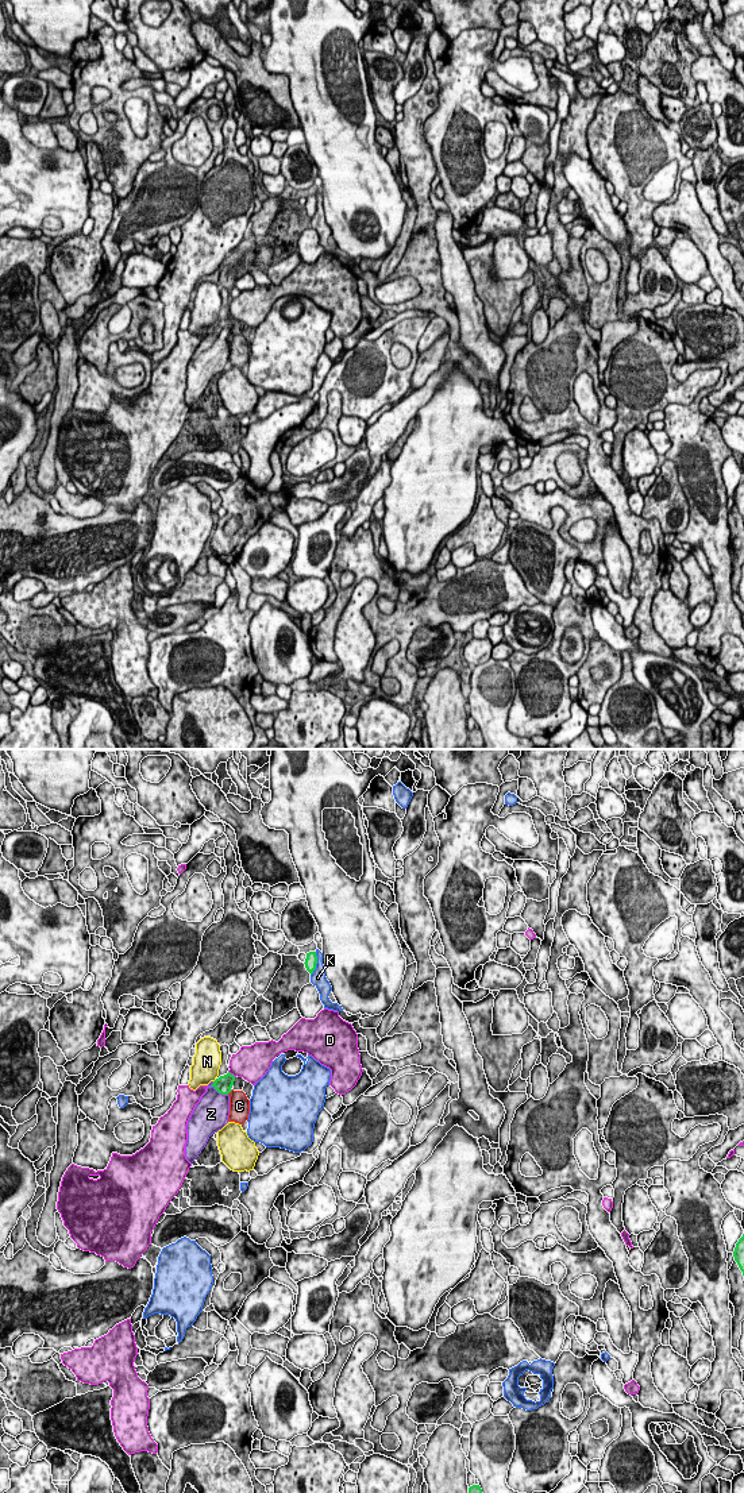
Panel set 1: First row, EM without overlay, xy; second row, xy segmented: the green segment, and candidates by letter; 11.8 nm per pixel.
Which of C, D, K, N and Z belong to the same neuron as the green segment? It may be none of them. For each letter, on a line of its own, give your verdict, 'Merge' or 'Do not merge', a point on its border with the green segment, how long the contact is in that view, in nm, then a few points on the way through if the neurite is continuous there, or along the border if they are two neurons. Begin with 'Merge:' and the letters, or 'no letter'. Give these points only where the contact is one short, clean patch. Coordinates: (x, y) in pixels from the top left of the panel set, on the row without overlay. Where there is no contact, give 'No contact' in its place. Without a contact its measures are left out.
Merge: Z
C: Do not merge. Touches green at xy (230, 335). Shared border 100 nm
D: Do not merge. Touches green at xy (232, 319). Shared border 120 nm
K: Do not merge. Touches green at xy (316, 207). Shared border 300 nm
N: Do not merge. Touches green at xy (215, 324). Shared border 60 nm
Z: Merge. Touches green at xy (218, 335). Shared border 260 nm

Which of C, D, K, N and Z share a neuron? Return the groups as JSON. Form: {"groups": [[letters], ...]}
{"groups": [["C"], ["D"], ["K"], ["N"], ["Z"]]}

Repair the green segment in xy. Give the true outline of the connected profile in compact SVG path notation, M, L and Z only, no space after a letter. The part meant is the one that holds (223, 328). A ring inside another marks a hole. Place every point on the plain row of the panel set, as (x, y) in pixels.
M230 316L208 328L186 370L185 401L192 408L205 391L209 381L228 367L230 340L235 320Z

